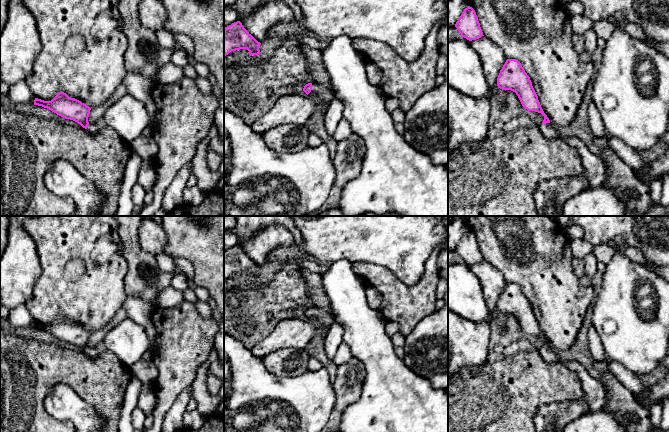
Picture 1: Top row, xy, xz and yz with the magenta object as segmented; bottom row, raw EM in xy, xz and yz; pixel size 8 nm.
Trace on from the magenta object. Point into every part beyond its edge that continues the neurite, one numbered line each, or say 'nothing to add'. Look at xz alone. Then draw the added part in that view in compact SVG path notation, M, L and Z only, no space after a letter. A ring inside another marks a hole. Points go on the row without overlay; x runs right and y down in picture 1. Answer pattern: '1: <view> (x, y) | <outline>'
1: xz (323, 319) | M312 307L312 314L308 319L318 325L320 329L328 329L333 322L333 317L329 312L317 307Z

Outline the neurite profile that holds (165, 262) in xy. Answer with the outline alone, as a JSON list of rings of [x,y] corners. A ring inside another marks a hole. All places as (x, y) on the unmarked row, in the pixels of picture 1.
[[[160,253],[155,255],[157,265],[161,271],[173,273],[176,269],[176,265],[171,256]]]

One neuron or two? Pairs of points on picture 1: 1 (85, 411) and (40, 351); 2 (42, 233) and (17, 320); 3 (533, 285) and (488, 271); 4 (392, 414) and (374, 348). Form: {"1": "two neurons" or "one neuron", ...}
{"1": "two neurons", "2": "two neurons", "3": "two neurons", "4": "one neuron"}

